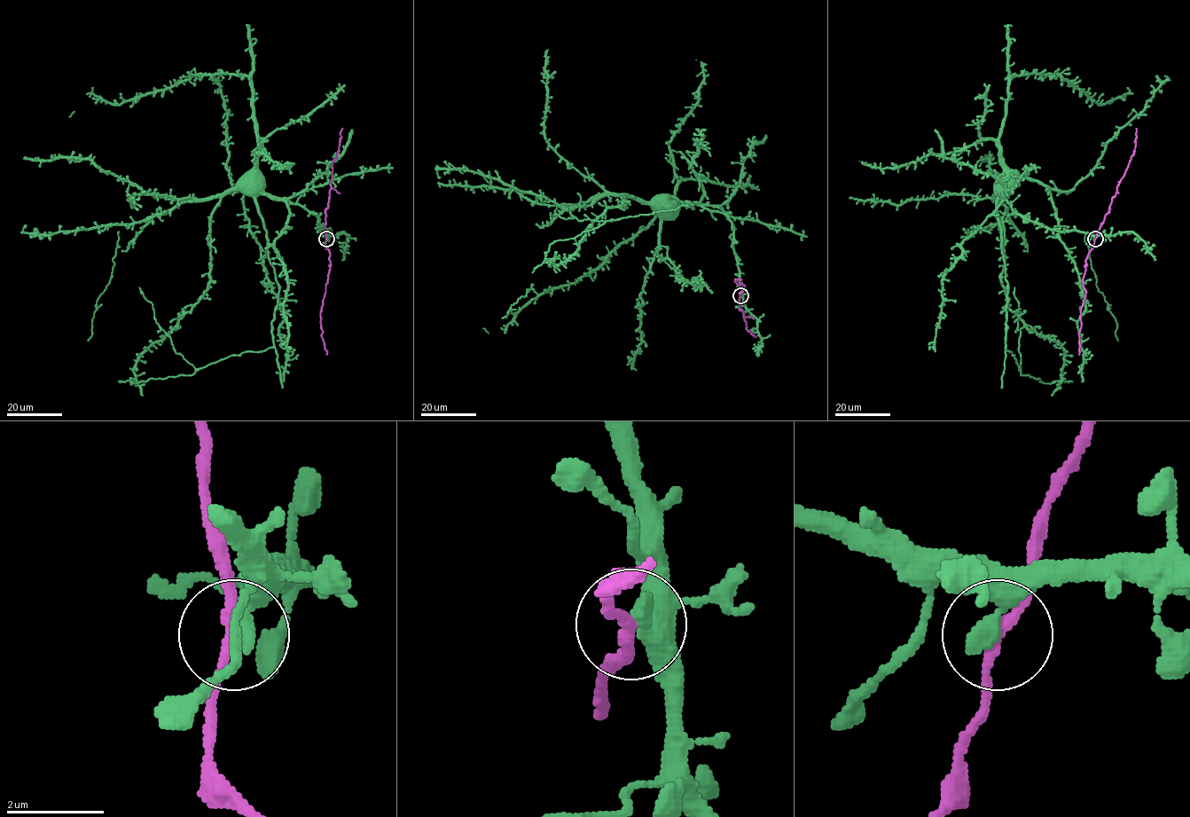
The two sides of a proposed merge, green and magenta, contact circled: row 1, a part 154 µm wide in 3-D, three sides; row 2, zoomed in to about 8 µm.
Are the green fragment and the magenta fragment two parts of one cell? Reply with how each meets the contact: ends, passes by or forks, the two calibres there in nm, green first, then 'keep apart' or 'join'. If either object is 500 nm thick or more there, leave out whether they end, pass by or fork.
green ends | magenta passes by | 420/220 nm | join

